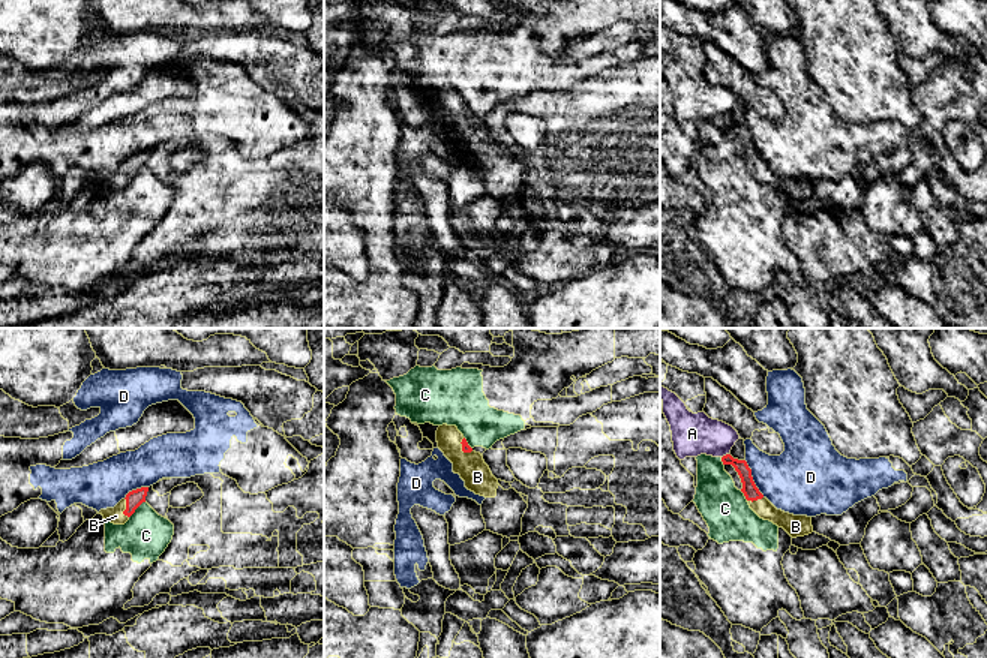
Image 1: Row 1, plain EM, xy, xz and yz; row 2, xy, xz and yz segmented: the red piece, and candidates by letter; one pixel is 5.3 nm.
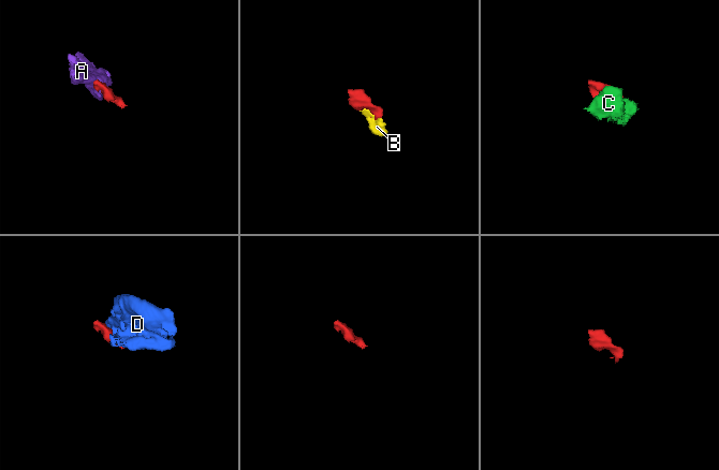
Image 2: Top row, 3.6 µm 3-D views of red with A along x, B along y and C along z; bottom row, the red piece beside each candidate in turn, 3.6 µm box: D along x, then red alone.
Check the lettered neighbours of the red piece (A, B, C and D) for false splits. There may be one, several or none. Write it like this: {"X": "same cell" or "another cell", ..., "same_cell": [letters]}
{"A": "another cell", "B": "same cell", "C": "another cell", "D": "another cell", "same_cell": ["B"]}

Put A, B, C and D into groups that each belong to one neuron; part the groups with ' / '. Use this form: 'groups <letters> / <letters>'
groups A / B / C / D

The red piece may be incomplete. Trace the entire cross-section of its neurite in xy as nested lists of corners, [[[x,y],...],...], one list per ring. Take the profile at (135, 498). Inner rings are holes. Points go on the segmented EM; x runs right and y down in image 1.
[[[148,487],[132,490],[114,508],[100,510],[99,514],[114,525],[124,525],[135,510],[146,502]]]

